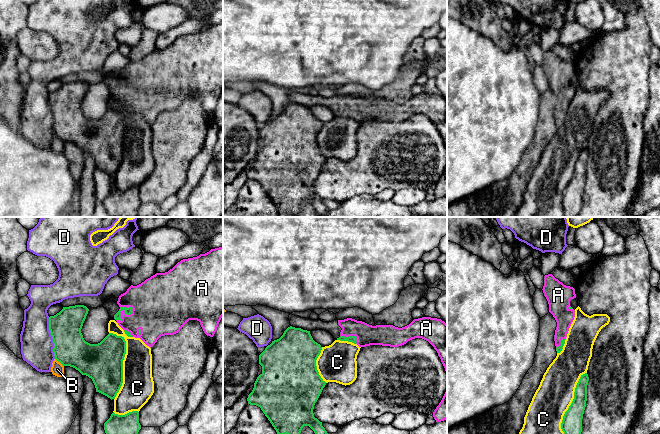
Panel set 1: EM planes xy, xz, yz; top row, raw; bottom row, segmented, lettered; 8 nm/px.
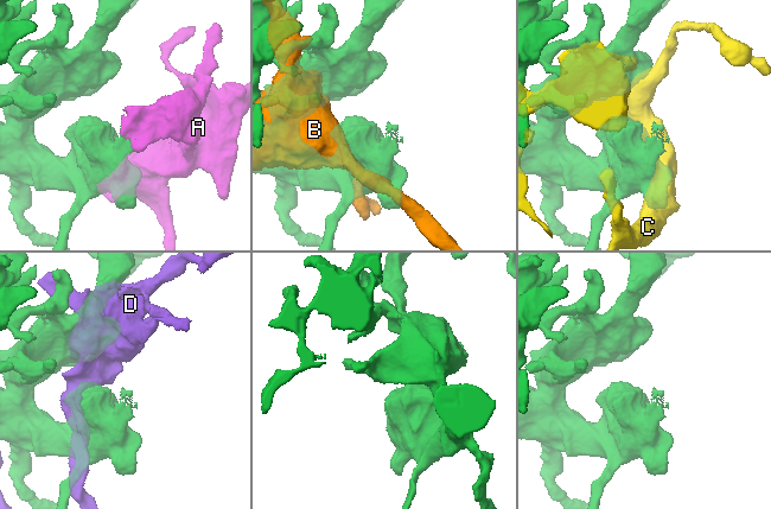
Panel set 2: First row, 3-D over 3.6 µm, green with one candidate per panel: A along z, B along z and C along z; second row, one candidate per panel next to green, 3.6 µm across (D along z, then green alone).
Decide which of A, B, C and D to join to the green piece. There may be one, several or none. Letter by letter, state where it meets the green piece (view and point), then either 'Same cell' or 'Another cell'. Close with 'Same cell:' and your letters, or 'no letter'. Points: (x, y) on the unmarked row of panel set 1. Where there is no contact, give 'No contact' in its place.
A: Touches green at xy (123, 85). Same cell
B: Touches green at xy (59, 137). Another cell
C: Touches green at xy (122, 138). Another cell
D: Touches green at xy (52, 114). Another cell
Same cell: A

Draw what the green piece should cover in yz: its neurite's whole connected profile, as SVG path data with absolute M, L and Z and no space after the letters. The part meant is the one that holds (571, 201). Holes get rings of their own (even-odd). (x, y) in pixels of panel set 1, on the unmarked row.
M581 151L574 168L574 175L563 192L561 205L565 217L578 217L582 208L582 194L587 177L587 161L589 153Z

